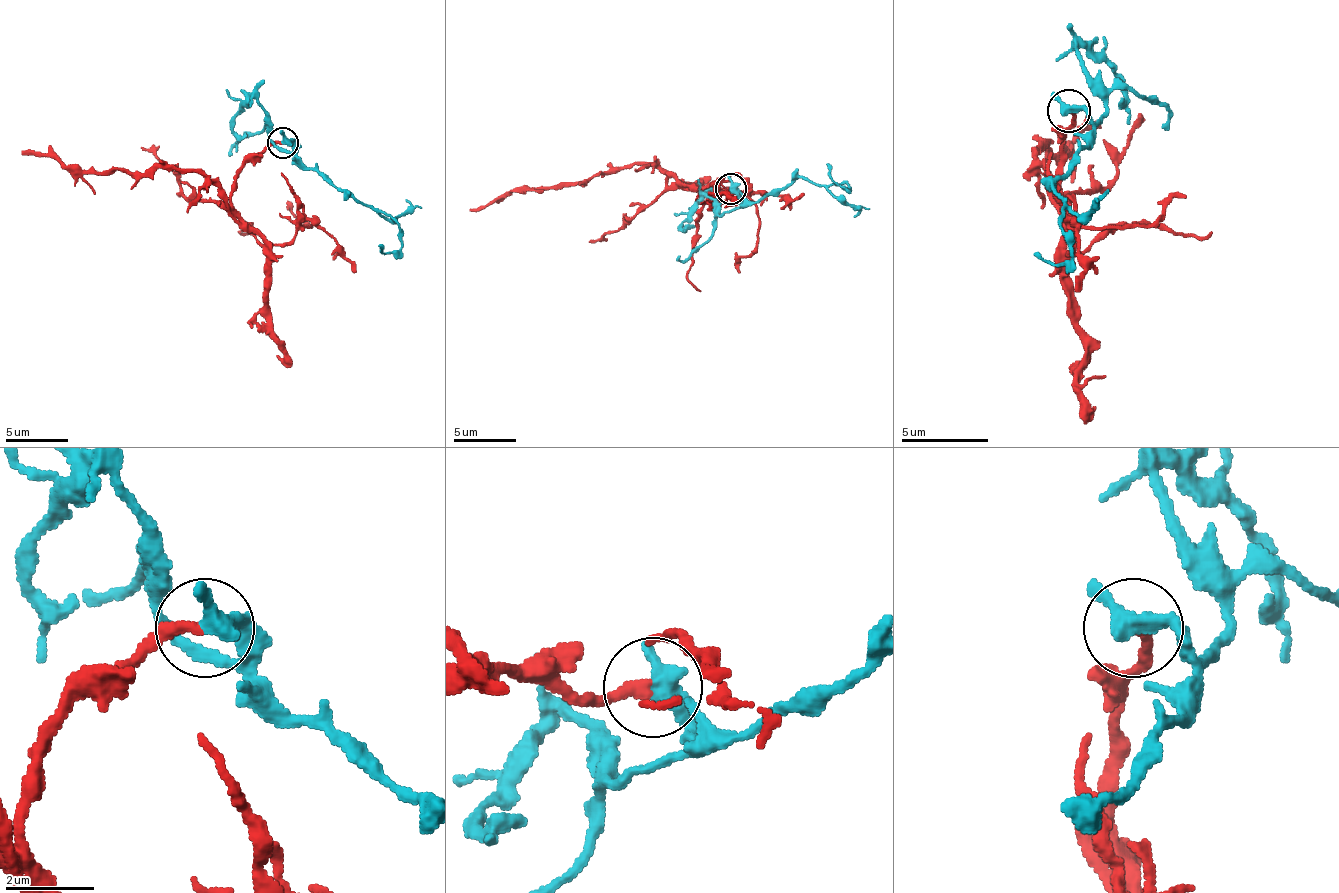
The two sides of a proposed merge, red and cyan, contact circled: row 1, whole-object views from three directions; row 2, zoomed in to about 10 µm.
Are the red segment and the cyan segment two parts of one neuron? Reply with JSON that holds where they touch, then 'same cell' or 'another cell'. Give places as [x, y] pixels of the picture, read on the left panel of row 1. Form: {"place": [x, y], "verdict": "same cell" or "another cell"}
{"place": [282, 142], "verdict": "same cell"}

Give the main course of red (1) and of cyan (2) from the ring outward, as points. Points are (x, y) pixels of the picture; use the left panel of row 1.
1: (282, 141), (269, 141), (229, 195), (197, 173), (154, 166), (75, 173), (22, 151)
2: (282, 141), (291, 145), (304, 163), (350, 195), (379, 207), (400, 232), (397, 251), (385, 254), (379, 245)

